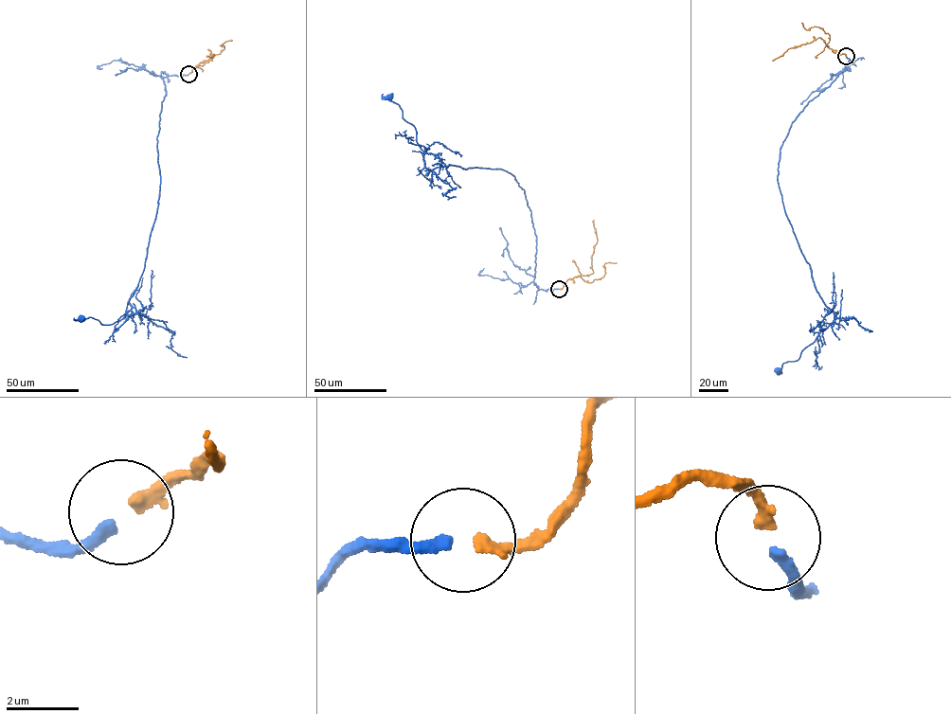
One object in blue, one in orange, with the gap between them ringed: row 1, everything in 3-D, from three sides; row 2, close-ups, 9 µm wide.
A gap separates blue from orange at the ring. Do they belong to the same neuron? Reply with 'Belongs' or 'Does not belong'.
Belongs

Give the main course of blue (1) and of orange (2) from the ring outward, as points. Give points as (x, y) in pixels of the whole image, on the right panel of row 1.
1: (846, 56), (846, 70), (792, 123), (778, 169), (785, 213), (815, 289), (837, 312), (797, 361), (779, 369)
2: (846, 55), (834, 52), (819, 37), (788, 48), (772, 61)

